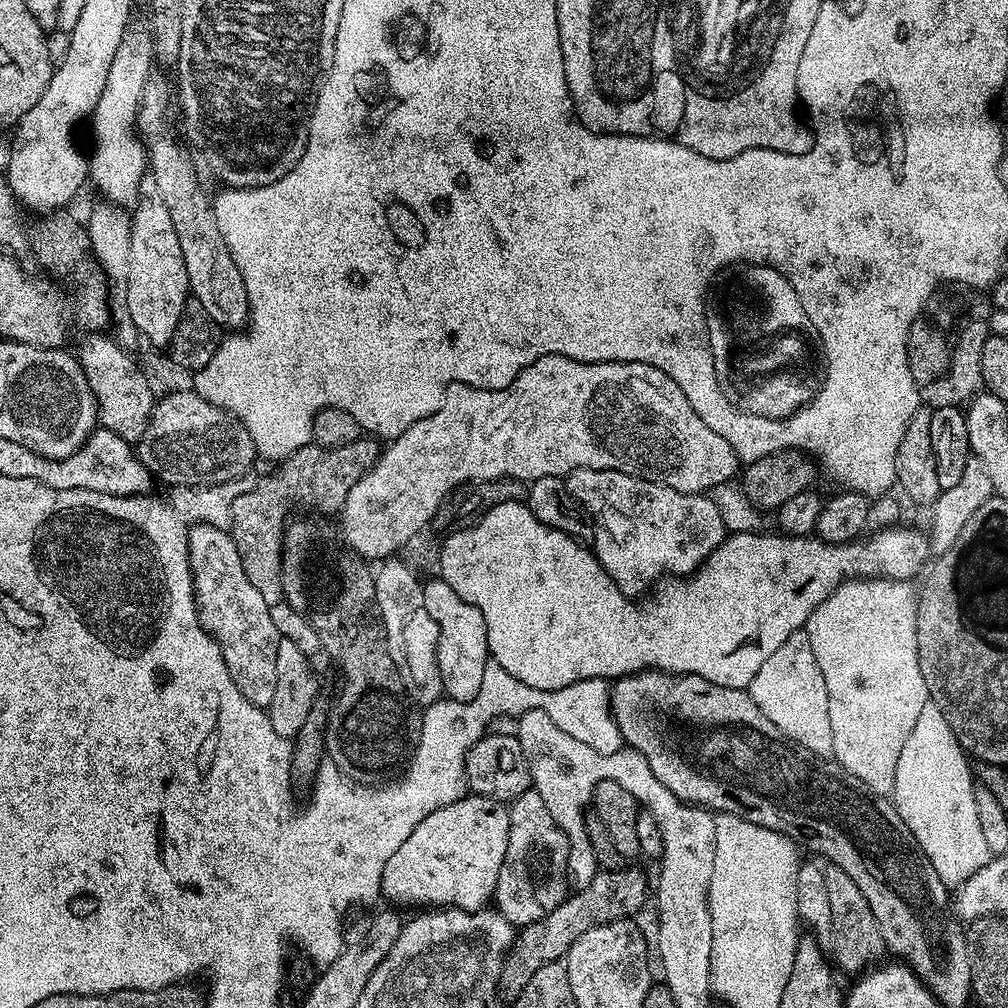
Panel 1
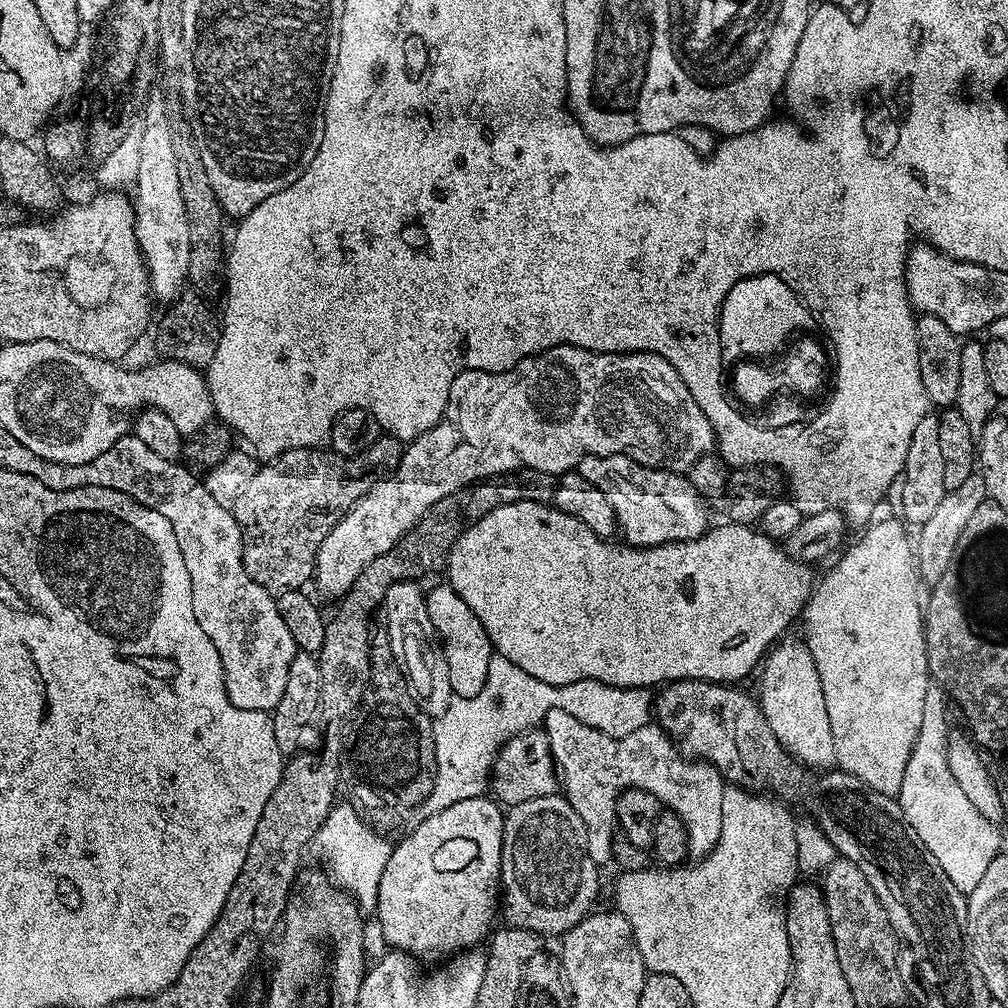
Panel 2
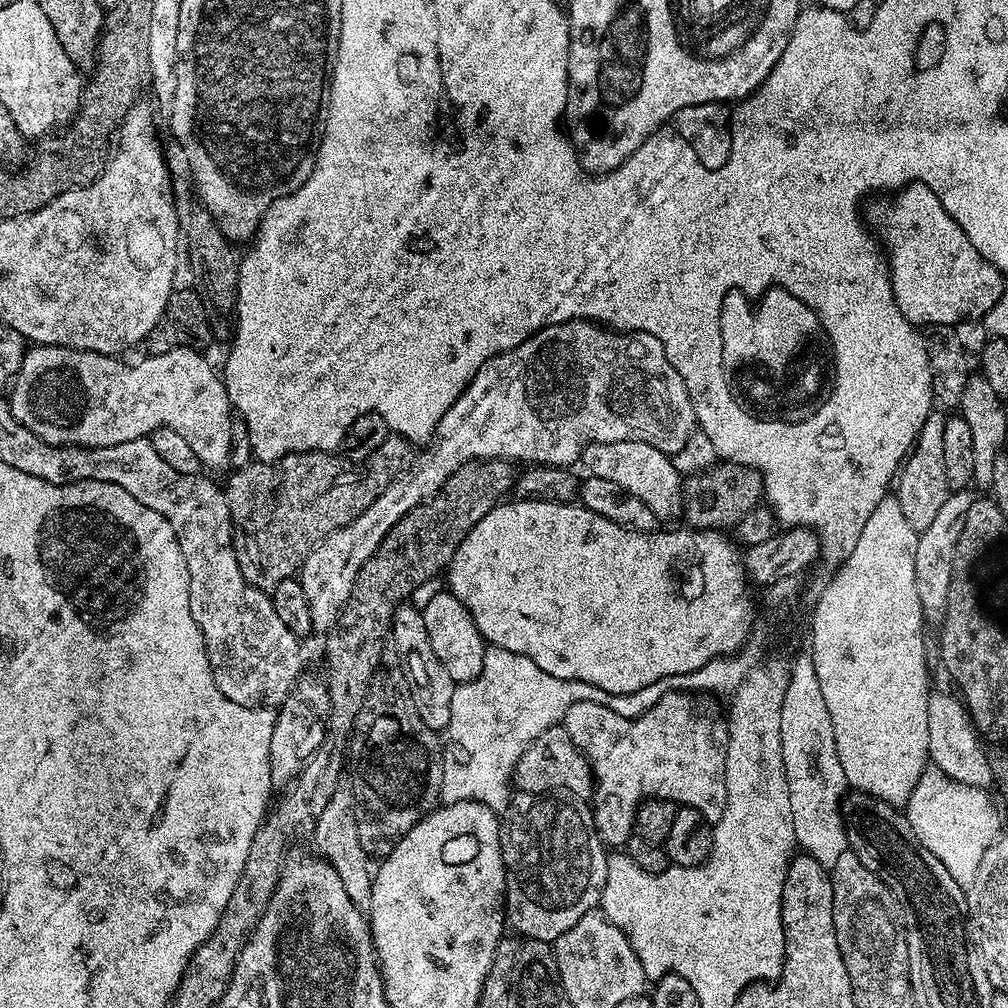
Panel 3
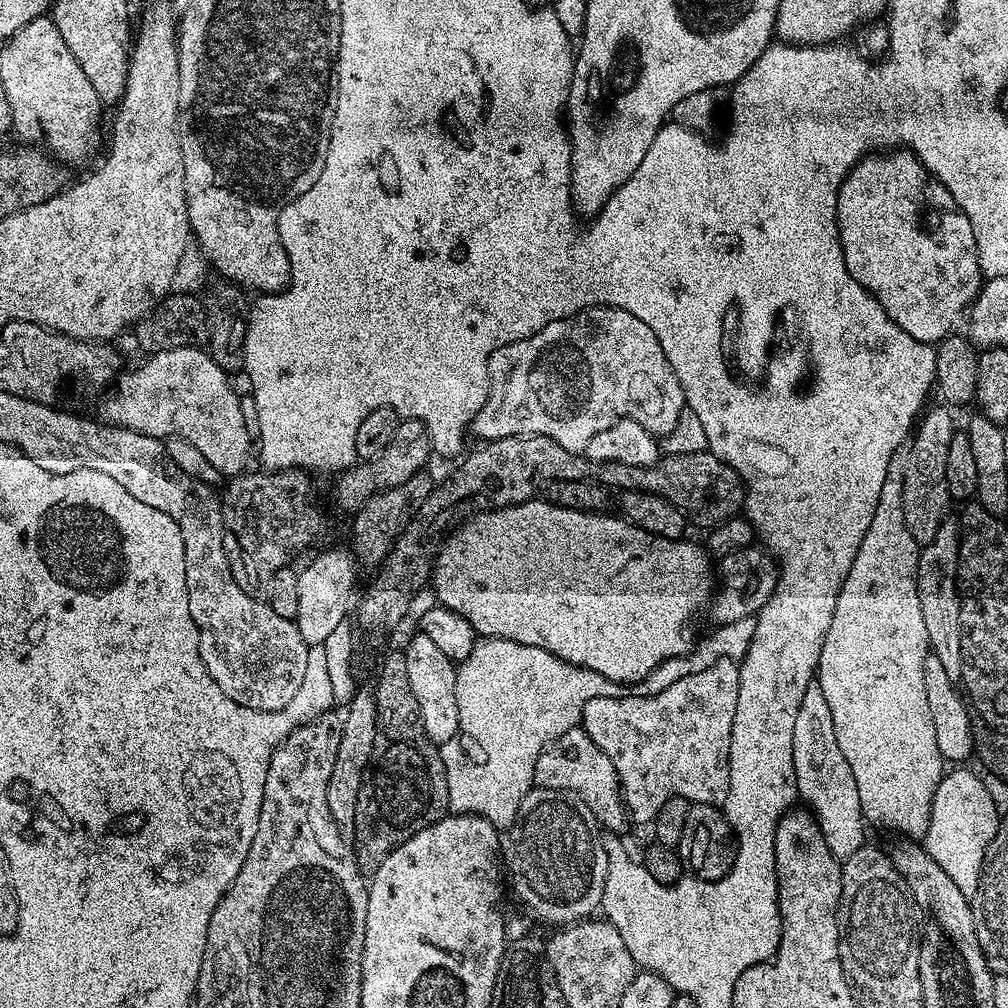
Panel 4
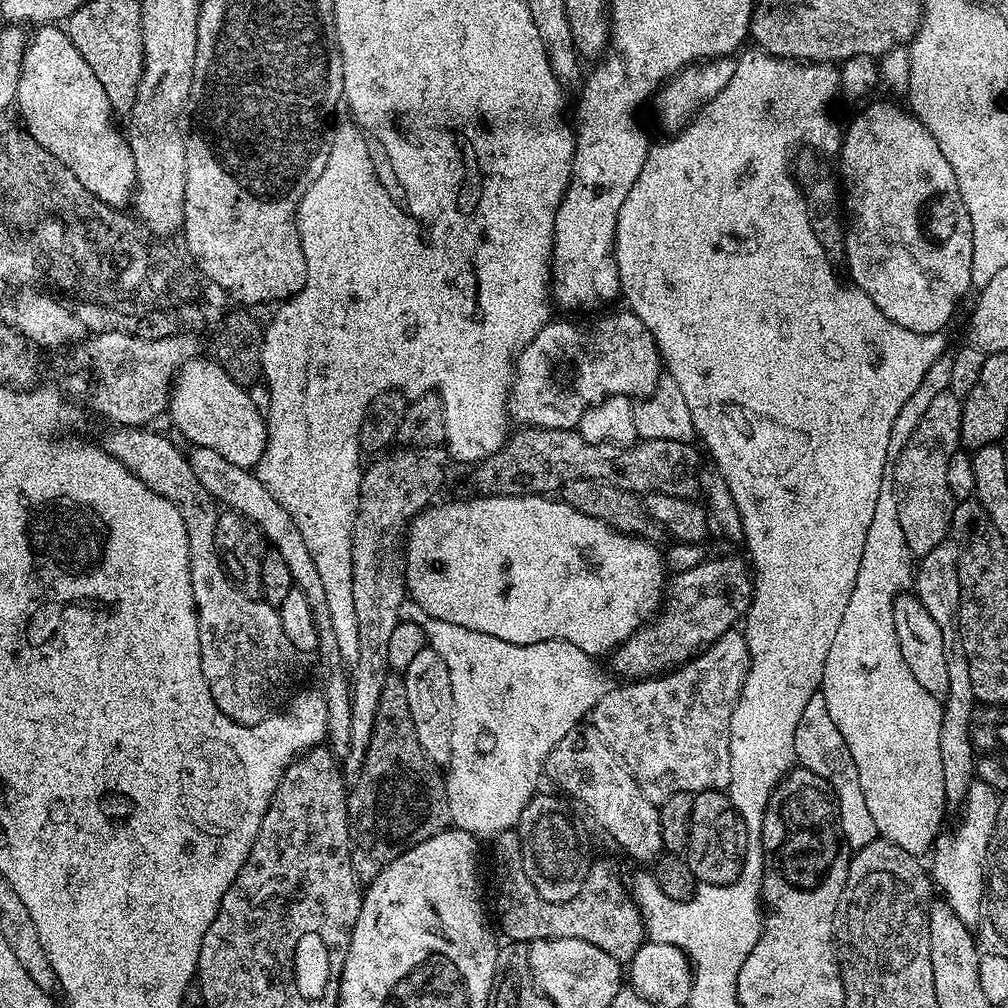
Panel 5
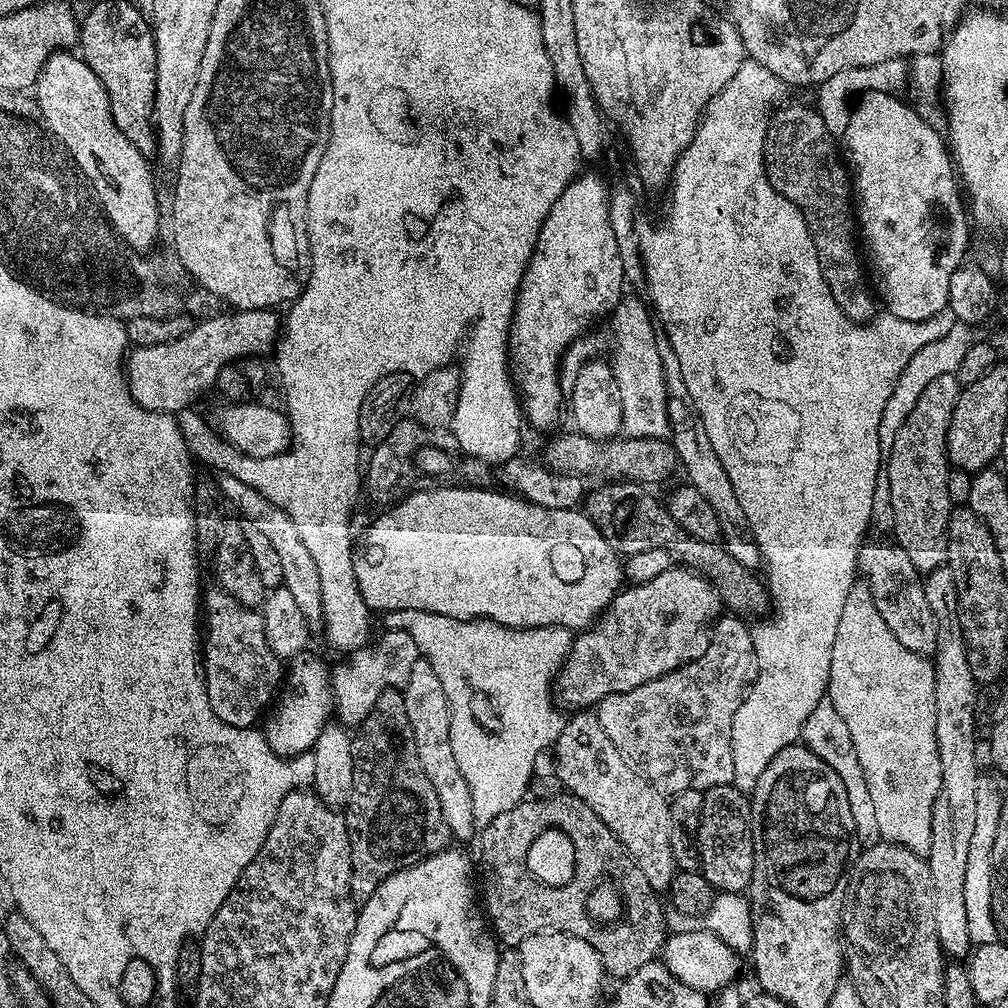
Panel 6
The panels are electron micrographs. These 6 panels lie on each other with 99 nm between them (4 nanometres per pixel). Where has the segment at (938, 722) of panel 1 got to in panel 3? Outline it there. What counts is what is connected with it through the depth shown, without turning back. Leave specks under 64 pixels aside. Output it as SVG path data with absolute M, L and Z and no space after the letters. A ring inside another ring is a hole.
M928 766L922 778L918 778L918 786L914 786L914 794L910 794L906 805L906 815L914 834L918 834L918 842L922 842L922 846L950 870L950 878L965 890L974 886L982 854L990 850L1002 832L997 801L992 801L988 795L983 788L966 786L942 770Z

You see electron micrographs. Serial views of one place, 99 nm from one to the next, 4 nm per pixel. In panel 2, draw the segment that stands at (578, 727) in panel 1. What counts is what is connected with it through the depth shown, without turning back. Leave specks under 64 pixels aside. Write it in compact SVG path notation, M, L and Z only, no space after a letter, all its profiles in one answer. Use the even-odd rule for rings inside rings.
M494 654L490 658L490 670L486 670L486 682L482 690L478 690L474 698L453 696L444 713L432 720L432 737L436 743L436 771L432 792L422 805L423 811L428 814L441 812L446 810L446 806L454 806L454 802L466 802L466 798L485 795L490 788L492 764L500 752L500 747L514 739L519 732L535 729L552 709L566 710L584 725L606 733L607 736L624 737L651 721L653 706L654 698L649 689L611 688L594 679L563 685L547 684L538 678L530 678L530 674L514 666L510 658Z

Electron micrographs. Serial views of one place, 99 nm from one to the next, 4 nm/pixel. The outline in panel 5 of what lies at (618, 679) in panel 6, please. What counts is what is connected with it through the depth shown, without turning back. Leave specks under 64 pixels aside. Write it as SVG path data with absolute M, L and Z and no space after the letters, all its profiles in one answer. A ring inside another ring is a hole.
M724 556L721 560L709 558L694 566L694 570L675 573L667 581L667 599L654 619L611 653L611 671L617 677L629 676L632 682L655 678L687 664L701 650L722 638L722 634L733 631L748 615L754 595L754 576L749 561L740 556Z

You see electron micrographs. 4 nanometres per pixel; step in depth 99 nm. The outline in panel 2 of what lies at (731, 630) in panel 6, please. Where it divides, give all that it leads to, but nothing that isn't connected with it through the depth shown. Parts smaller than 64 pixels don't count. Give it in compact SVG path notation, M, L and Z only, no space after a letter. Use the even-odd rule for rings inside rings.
M552 709L543 718L542 731L548 735L552 761L556 764L559 779L562 781L563 795L582 818L588 835L588 853L592 855L592 860L597 866L609 863L612 841L618 832L616 799L627 788L637 788L654 794L654 798L658 798L665 809L676 812L682 818L682 822L688 827L689 857L703 858L712 853L718 842L718 834L722 834L722 798L726 781L714 765L707 762L693 762L681 755L672 737L660 727L659 723L649 722L624 737L612 737L584 725L566 710Z

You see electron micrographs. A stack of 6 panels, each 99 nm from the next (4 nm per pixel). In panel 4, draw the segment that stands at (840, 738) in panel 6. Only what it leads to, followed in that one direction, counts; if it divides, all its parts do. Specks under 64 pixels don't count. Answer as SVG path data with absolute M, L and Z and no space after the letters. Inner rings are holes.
M816 682L806 686L806 694L802 694L802 704L798 706L798 718L794 718L794 774L799 799L809 804L805 805L816 817L830 854L843 862L854 850L865 847L866 821L858 802L858 786L854 786L854 774L846 758L842 758L842 750L838 750L830 707Z

